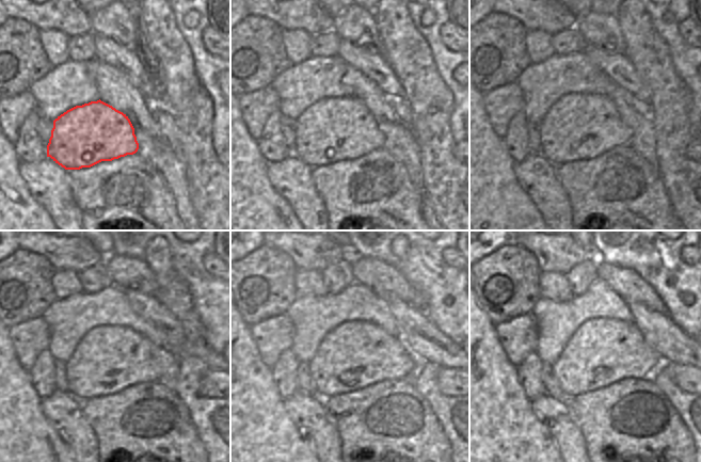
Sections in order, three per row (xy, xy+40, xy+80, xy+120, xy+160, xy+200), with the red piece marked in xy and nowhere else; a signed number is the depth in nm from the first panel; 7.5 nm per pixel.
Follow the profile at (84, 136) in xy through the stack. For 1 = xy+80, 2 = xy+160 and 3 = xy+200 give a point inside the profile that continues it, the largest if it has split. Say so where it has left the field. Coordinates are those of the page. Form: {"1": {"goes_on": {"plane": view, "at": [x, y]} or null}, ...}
{"1": {"goes_on": {"plane": "xy+80", "at": [578, 126]}}, "2": {"goes_on": {"plane": "xy+160", "at": [355, 354]}}, "3": {"goes_on": {"plane": "xy+200", "at": [602, 351]}}}

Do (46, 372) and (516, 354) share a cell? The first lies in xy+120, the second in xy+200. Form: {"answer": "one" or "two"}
{"answer": "two"}

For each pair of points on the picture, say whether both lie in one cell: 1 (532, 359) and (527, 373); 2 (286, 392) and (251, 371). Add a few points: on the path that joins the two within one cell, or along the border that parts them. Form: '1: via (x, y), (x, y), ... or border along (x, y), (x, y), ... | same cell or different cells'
1: via (532, 362), (528, 370) | same cell
2: border along (270, 368), (279, 394), (284, 399) | different cells

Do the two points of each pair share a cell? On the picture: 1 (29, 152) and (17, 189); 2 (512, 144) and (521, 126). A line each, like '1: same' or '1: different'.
1: different
2: same

